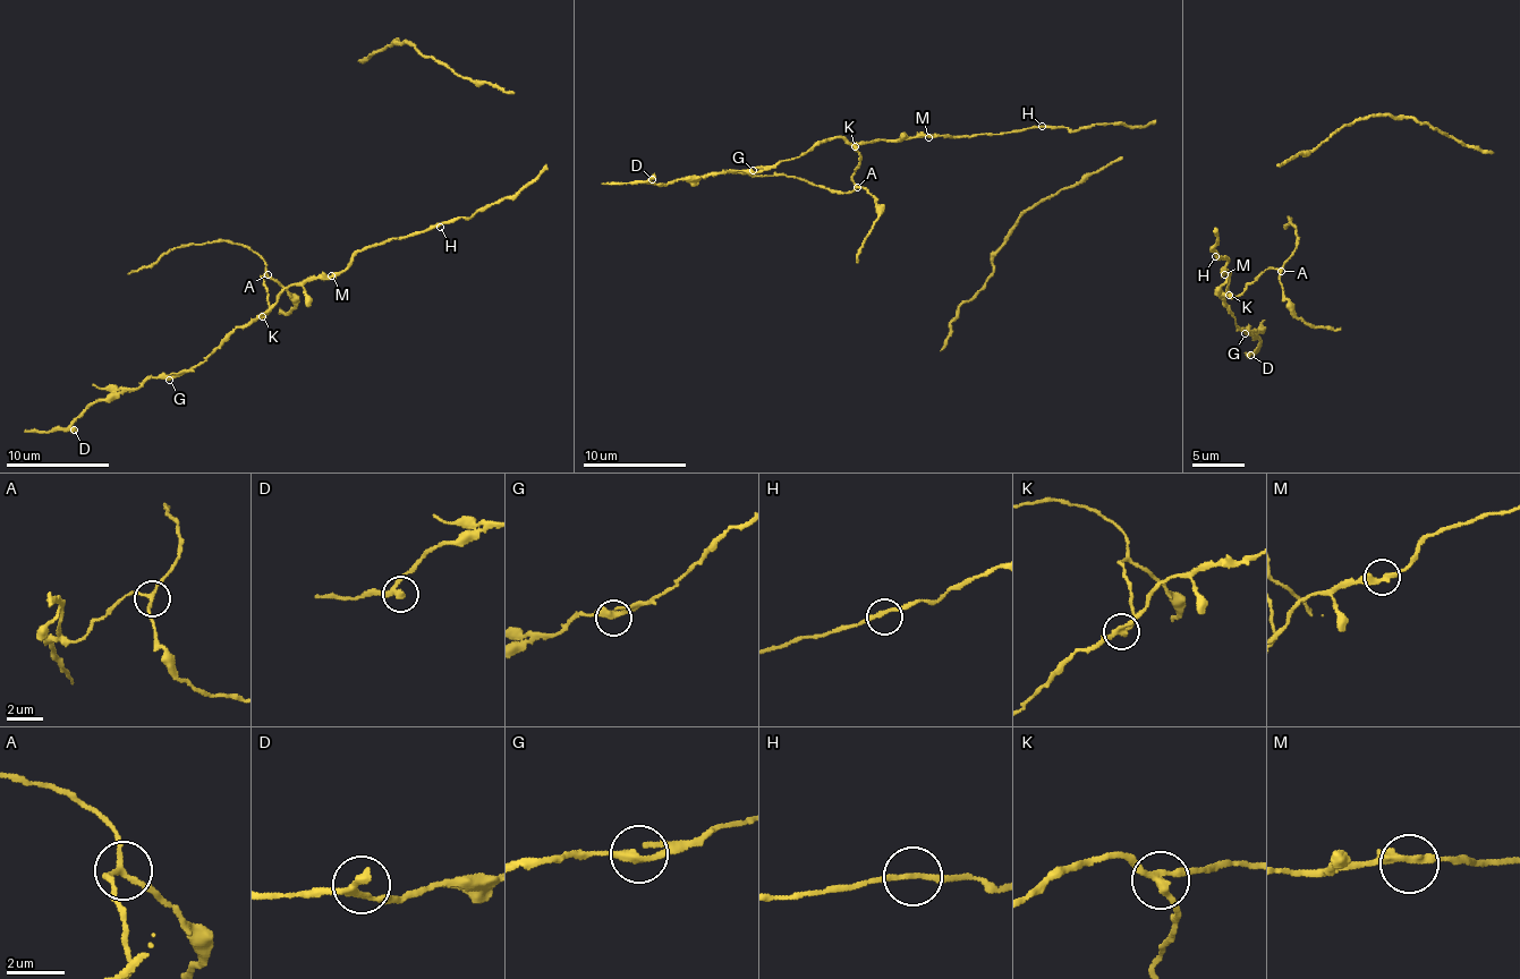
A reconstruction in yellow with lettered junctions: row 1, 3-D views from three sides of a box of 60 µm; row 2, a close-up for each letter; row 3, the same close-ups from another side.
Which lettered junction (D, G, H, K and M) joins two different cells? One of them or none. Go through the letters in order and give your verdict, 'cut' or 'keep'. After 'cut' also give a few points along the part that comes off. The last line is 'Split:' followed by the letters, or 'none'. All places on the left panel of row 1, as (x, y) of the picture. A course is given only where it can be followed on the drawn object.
D: keep
G: keep
H: keep
K: cut | (261, 315), (268, 312), (269, 296), (261, 278), (265, 263), (255, 253), (224, 240), (183, 245), (127, 273)
M: keep
Split: K

